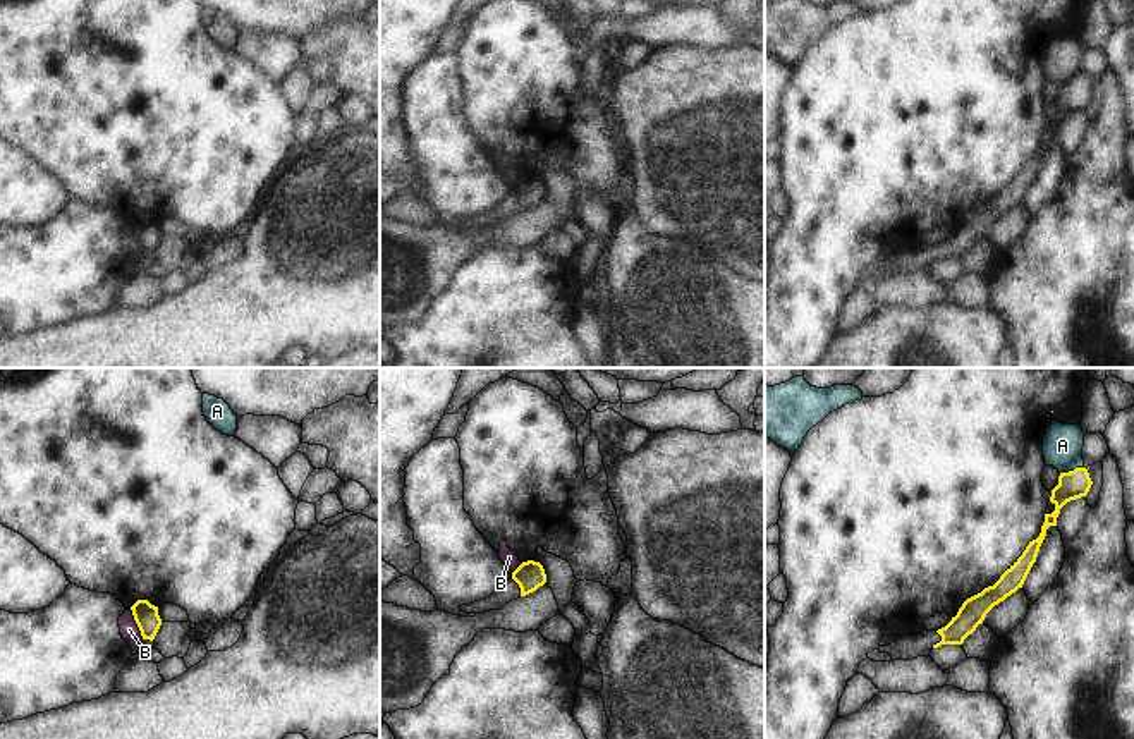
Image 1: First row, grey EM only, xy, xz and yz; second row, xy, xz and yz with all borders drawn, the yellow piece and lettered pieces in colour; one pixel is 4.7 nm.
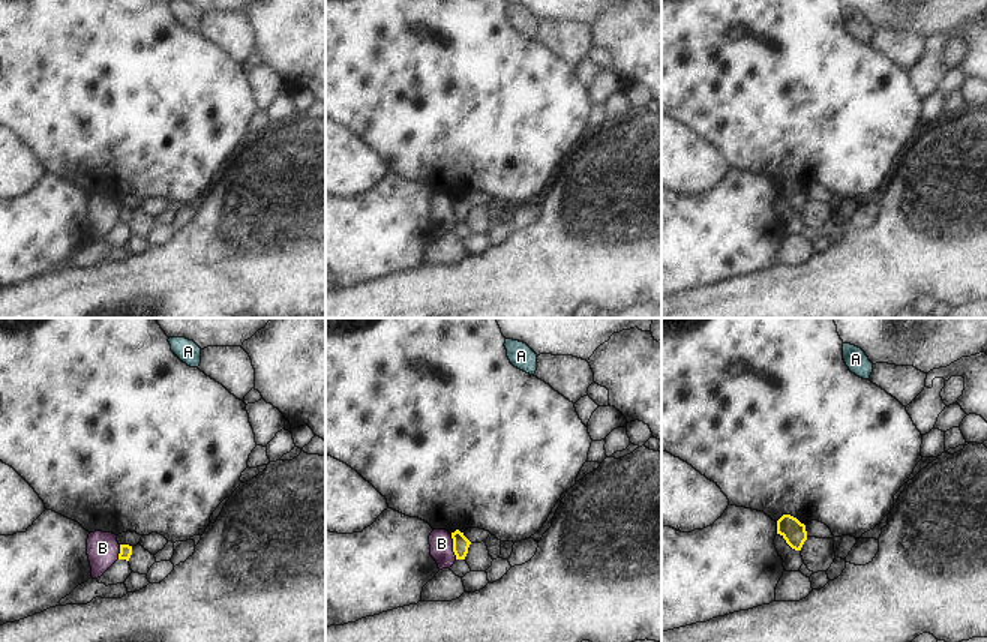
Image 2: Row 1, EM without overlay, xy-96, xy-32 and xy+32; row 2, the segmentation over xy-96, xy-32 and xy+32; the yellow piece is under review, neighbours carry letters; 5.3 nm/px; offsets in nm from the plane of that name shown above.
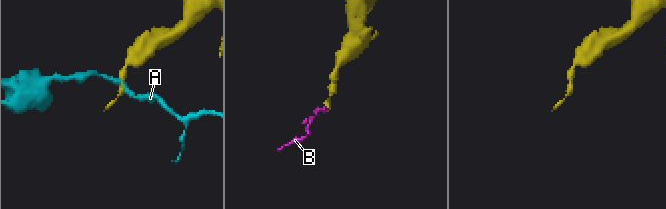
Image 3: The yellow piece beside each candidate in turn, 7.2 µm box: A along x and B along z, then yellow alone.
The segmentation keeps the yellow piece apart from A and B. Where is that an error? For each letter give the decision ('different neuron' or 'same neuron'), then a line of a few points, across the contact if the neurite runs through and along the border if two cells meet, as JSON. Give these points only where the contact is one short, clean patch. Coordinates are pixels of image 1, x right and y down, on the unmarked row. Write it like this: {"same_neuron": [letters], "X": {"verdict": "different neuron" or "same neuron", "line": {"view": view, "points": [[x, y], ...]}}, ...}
{"same_neuron": [], "A": {"verdict": "different neuron", "line": {"view": "yz", "points": [[1083, 81], [1060, 88]]}}, "B": {"verdict": "different neuron", "line": {"view": "xy", "points": [[131, 224], [143, 253]]}}}

